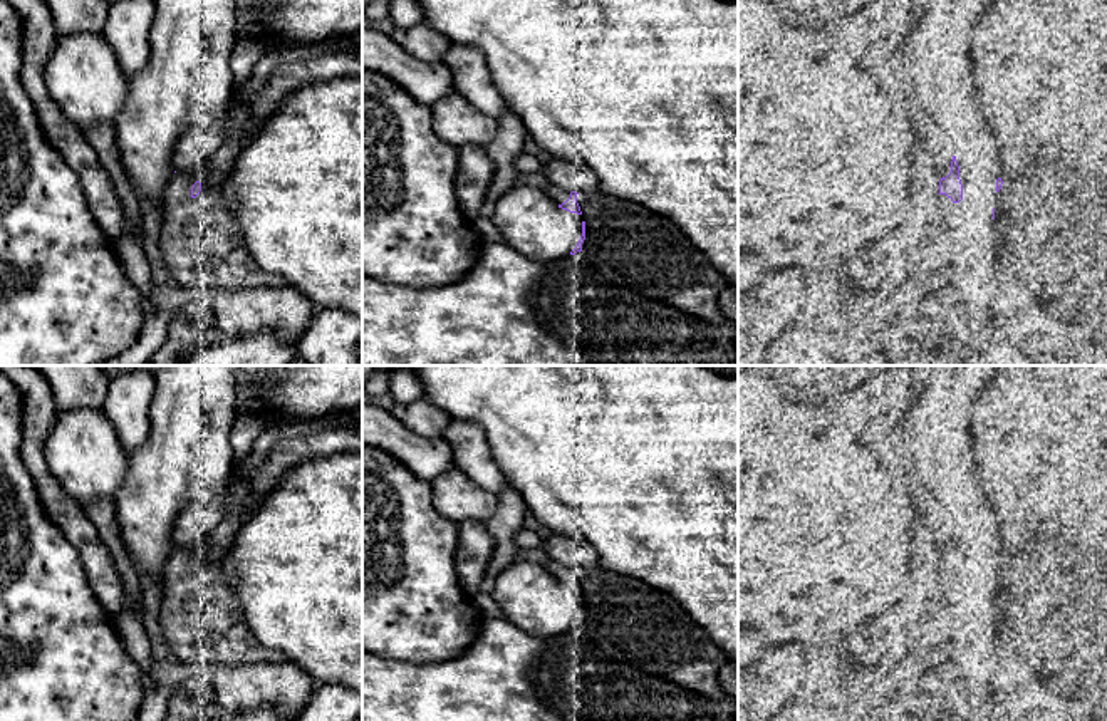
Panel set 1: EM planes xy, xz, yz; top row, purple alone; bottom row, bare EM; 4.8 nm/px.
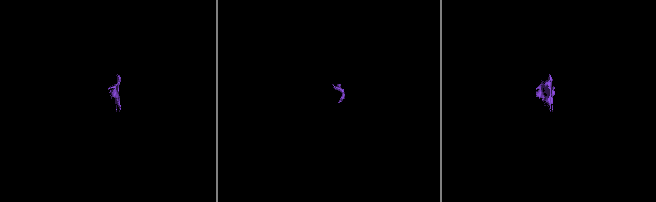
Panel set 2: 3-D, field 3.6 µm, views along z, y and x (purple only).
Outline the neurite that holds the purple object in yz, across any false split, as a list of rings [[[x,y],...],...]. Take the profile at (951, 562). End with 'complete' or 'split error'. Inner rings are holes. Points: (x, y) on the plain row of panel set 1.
[[[928,366],[922,391],[916,399],[912,399],[899,424],[902,424],[909,434],[909,448],[902,454],[907,466],[917,481],[931,490],[941,506],[953,518],[954,532],[951,537],[951,548],[946,553],[941,553],[939,570],[946,570],[956,580],[956,589],[949,607],[949,625],[951,642],[956,649],[954,662],[959,667],[961,682],[964,684],[966,694],[973,706],[980,706],[988,714],[986,721],[1020,721],[1020,716],[1015,711],[1001,716],[990,714],[990,709],[995,704],[990,694],[990,681],[995,671],[998,647],[995,578],[1003,557],[1000,553],[1000,520],[978,485],[978,469],[971,436],[973,404],[1001,367],[1003,366]]]; split error

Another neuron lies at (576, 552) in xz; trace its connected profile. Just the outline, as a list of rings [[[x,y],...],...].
[[[552,533],[552,537],[543,542],[543,550],[547,552],[550,560],[555,560],[570,568],[599,567],[594,547],[587,540],[579,537]]]

